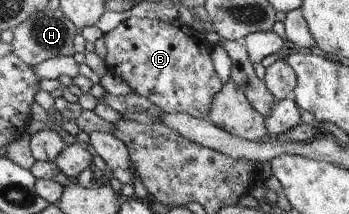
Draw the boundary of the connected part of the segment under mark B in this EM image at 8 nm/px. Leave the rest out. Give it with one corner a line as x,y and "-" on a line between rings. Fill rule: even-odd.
132,16
123,20
112,31
104,34
103,39
107,48
107,55
104,60
108,71
115,73
125,83
128,83
133,93
147,97
165,114
181,112
196,118
205,119
207,117
212,101
222,88
222,84
211,60
213,45
207,40
205,34
178,20
165,22
158,19

